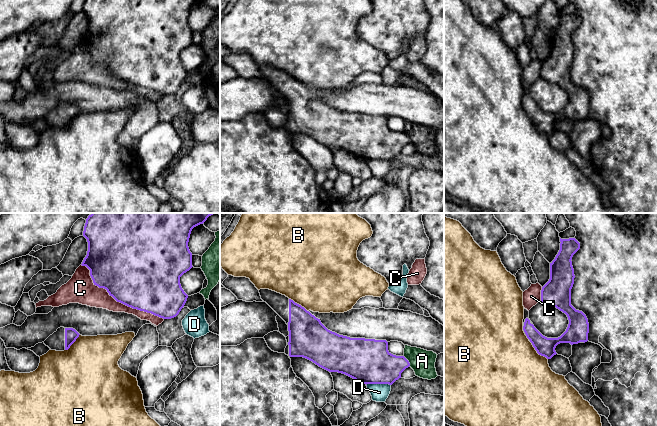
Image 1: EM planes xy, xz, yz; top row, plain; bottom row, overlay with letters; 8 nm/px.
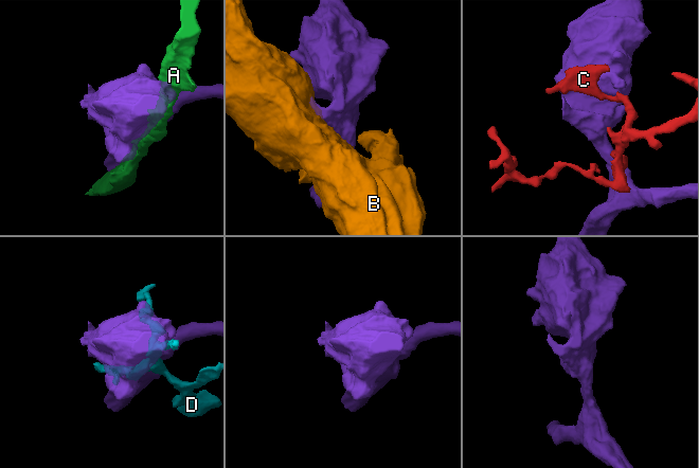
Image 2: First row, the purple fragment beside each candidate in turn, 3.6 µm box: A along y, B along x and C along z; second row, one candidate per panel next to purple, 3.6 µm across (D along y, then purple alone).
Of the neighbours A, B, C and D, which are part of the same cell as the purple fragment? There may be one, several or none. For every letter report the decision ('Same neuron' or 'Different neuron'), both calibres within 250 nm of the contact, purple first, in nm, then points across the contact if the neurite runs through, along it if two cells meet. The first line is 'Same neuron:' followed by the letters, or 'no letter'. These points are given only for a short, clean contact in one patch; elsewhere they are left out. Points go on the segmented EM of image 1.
Same neuron: no letter
A: Different neuron. Thickness 280 nm (purple) against 190 nm
B: Different neuron. Thickness 150 nm (purple) against 500 nm
C: Different neuron. Thickness 500 nm (purple) against 180 nm
D: Different neuron. Thickness 360 nm (purple) against 140 nm

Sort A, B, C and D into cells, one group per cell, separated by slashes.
A / B / C / D

